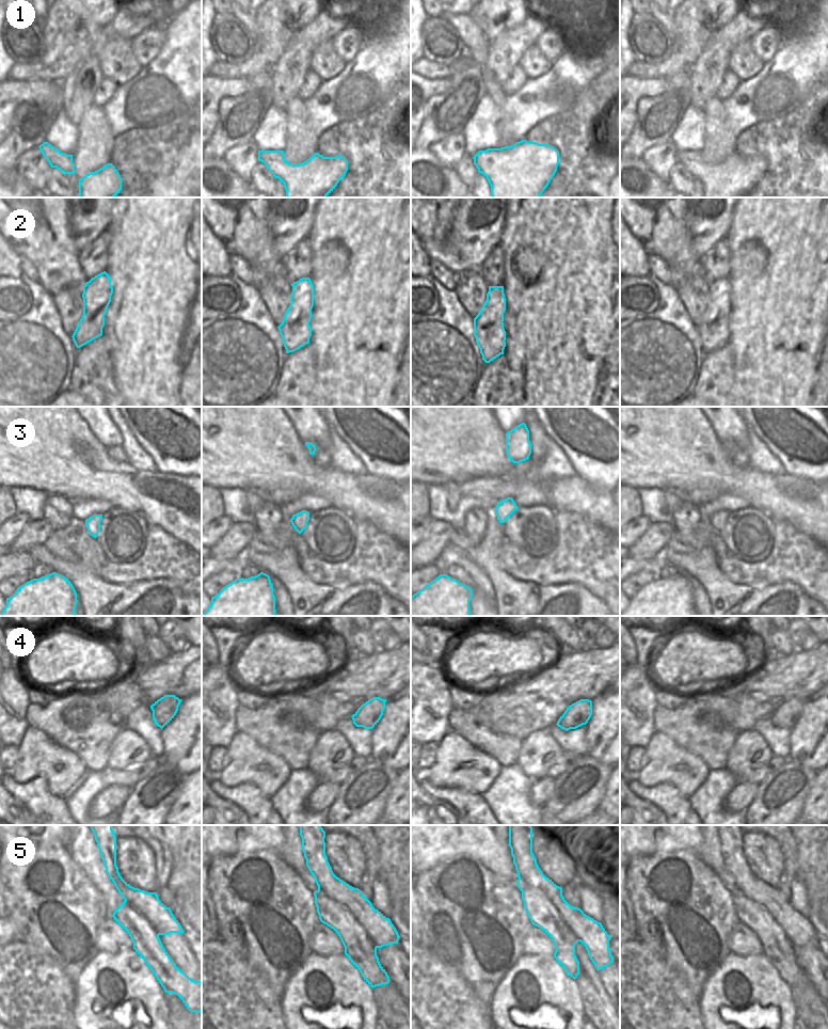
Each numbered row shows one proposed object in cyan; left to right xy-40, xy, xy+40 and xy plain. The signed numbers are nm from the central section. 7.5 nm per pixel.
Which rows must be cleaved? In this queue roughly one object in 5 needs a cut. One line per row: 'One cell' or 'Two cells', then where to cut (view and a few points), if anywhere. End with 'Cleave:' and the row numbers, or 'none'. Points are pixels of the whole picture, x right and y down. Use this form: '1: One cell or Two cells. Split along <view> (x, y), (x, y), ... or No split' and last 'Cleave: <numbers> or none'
1: Two cells. Split along xy-40 (62, 153), (54, 167)
2: One cell. No split
3: One cell. No split
4: One cell. No split
5: Two cells. Split along xy+40 (519, 879), (538, 887), (548, 898), (579, 940)
Cleave: 1, 5.

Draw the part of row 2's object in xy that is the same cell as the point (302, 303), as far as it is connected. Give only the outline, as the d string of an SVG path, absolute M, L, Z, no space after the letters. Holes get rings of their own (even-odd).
M302 278L291 284L290 305L282 323L277 327L286 353L293 352L309 344L314 285L309 278Z

